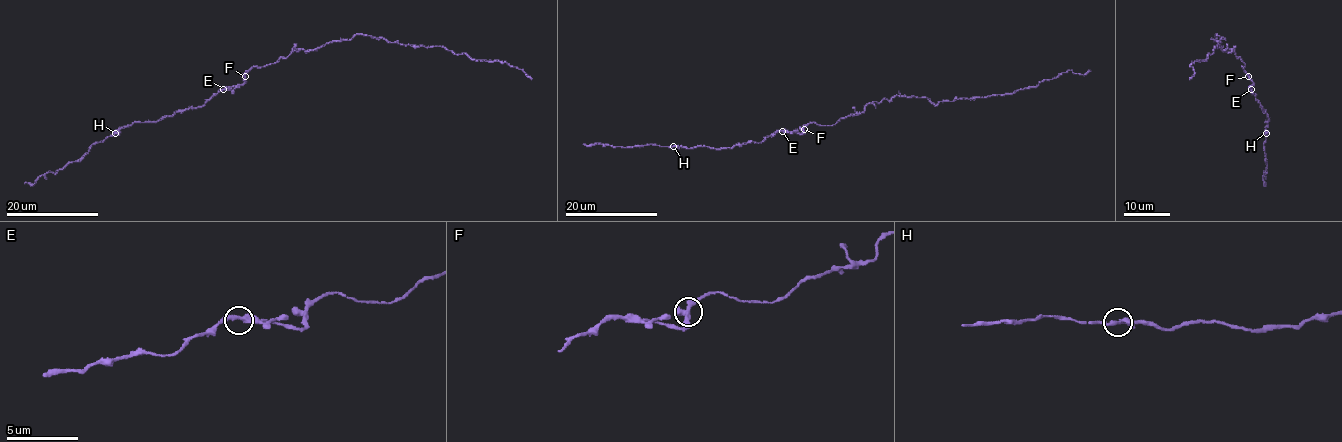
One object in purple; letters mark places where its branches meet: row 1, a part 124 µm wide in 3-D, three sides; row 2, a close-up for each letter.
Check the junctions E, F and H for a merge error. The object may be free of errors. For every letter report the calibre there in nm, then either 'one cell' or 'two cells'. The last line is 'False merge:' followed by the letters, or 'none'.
E: 360 nm thick; one cell
F: 380 nm thick; one cell
H: 360 nm thick; one cell
False merge: none

